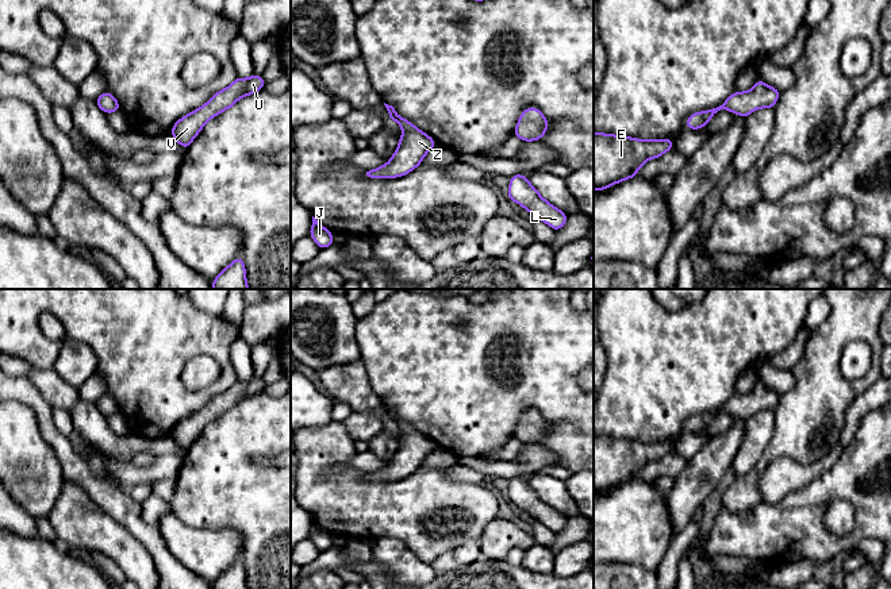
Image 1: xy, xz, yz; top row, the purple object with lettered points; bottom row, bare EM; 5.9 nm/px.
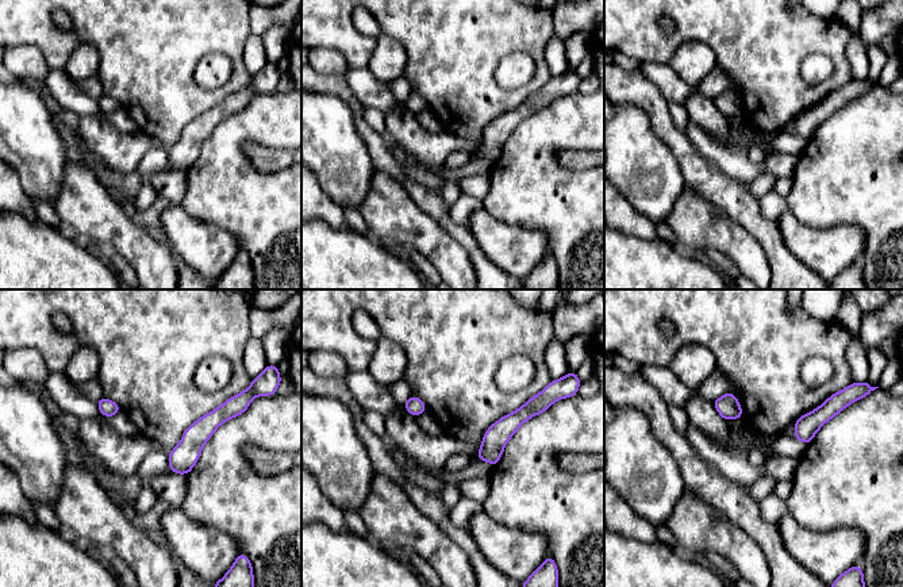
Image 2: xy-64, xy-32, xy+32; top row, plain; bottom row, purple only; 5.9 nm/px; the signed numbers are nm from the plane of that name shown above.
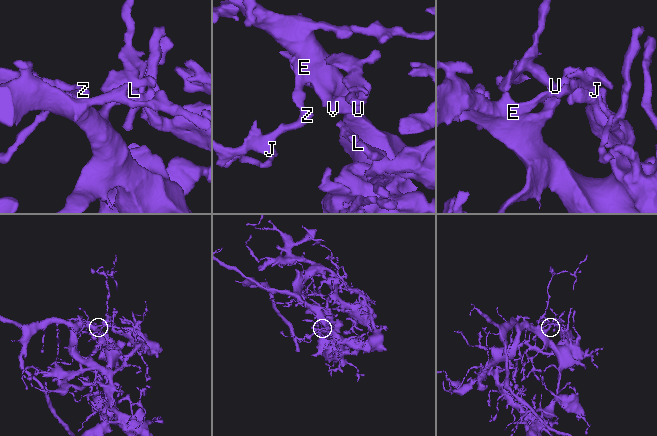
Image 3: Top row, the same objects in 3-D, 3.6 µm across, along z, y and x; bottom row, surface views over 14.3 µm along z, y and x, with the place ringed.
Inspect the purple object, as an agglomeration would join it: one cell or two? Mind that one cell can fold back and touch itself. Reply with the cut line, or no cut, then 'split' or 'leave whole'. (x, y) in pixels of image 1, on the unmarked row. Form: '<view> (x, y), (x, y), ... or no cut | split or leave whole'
no cut | leave whole

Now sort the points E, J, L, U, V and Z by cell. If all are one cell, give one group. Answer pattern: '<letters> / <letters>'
E J L U V Z

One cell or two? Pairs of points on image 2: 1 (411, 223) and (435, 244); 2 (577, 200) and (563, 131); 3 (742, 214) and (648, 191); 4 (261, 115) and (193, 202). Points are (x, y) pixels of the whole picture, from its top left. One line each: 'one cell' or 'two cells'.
1: one cell
2: one cell
3: two cells
4: one cell

